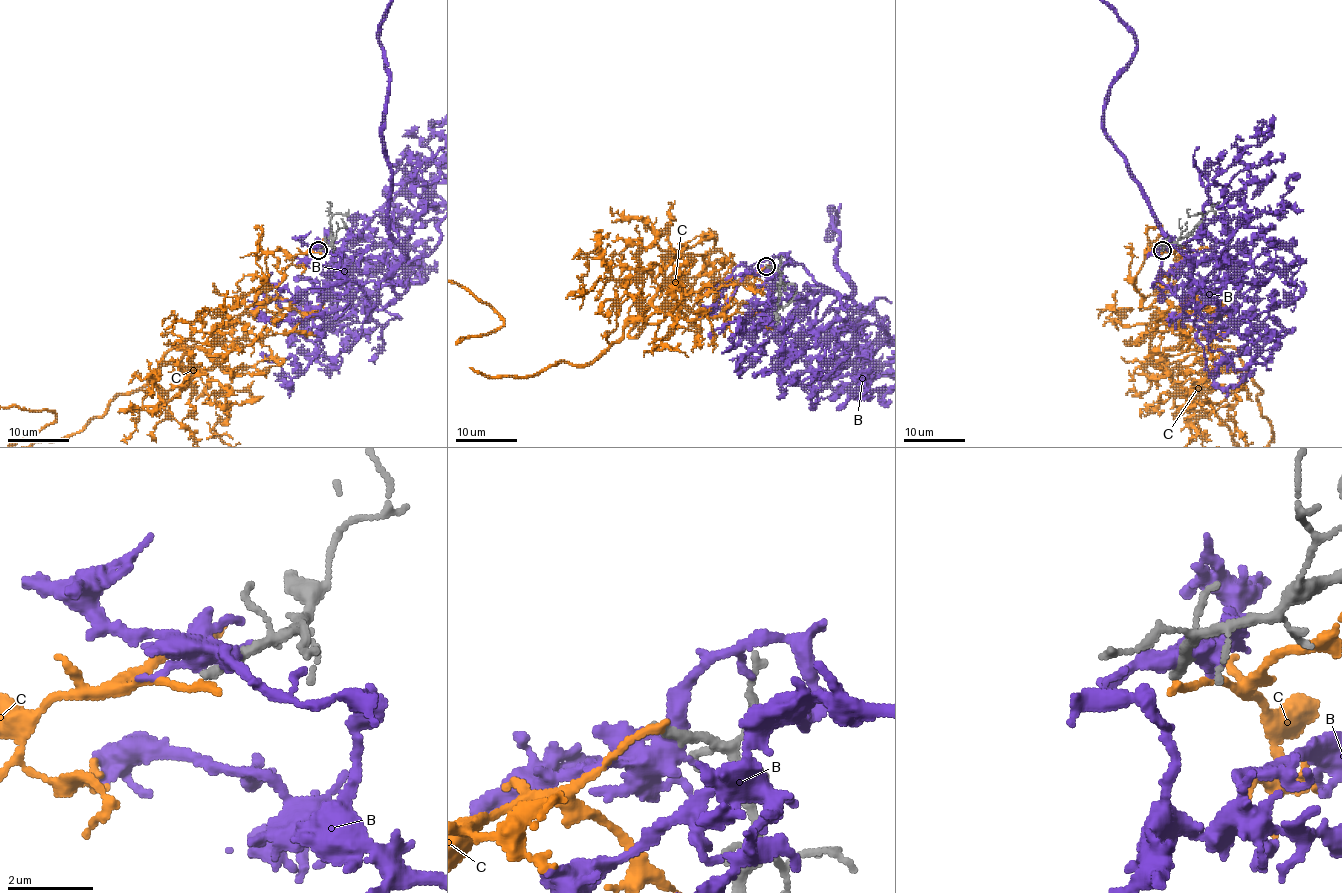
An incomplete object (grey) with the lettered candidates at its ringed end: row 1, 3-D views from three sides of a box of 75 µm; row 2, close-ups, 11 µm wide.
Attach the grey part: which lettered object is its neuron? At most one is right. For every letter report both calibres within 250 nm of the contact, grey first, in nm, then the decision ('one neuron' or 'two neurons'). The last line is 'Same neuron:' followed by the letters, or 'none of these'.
B: 320/500 nm | two neurons
C: 240/190 nm | two neurons
Same neuron: none of these

